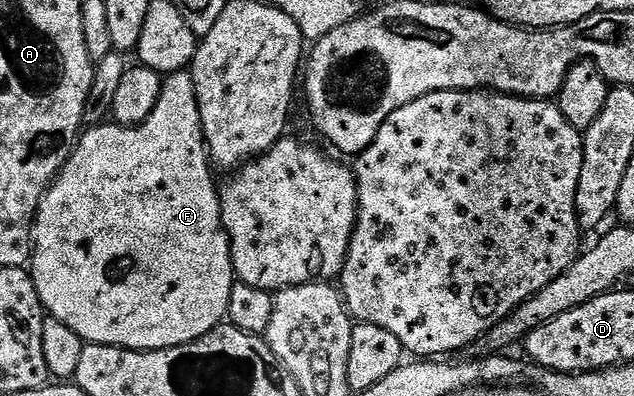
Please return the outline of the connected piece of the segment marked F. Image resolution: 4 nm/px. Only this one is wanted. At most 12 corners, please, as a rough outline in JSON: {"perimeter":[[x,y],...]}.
{"perimeter":[[190,70],[80,134],[39,202],[43,310],[130,351],[237,282]]}

